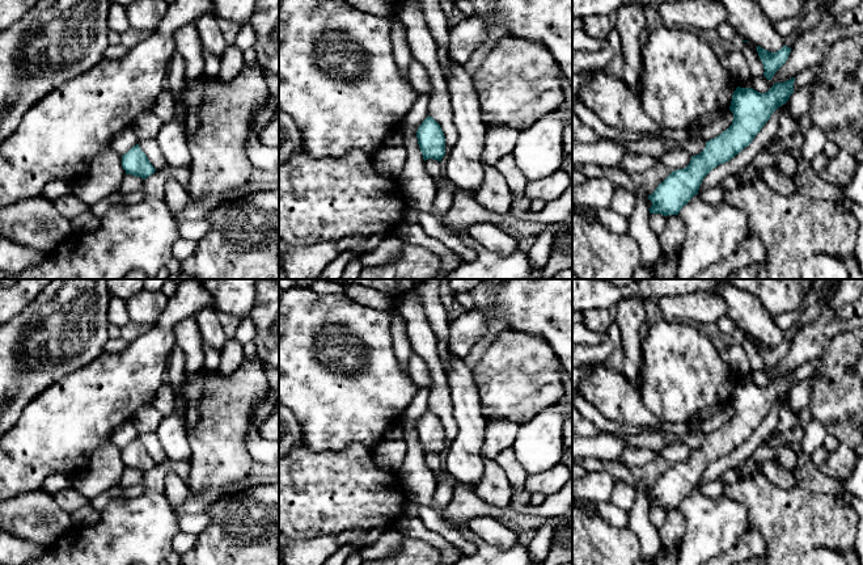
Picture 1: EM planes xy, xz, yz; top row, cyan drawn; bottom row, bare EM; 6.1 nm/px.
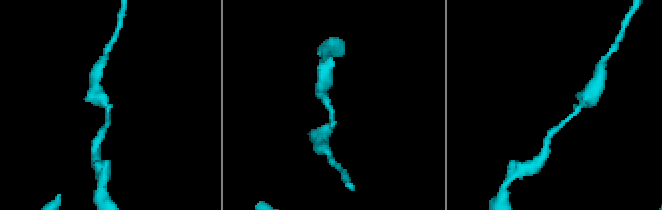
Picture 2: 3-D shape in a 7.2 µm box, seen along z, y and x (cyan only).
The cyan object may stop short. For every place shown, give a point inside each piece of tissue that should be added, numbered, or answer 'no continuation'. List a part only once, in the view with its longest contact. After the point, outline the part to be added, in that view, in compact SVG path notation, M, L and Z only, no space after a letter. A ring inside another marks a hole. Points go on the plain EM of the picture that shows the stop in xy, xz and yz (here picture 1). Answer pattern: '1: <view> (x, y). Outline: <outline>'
no continuation

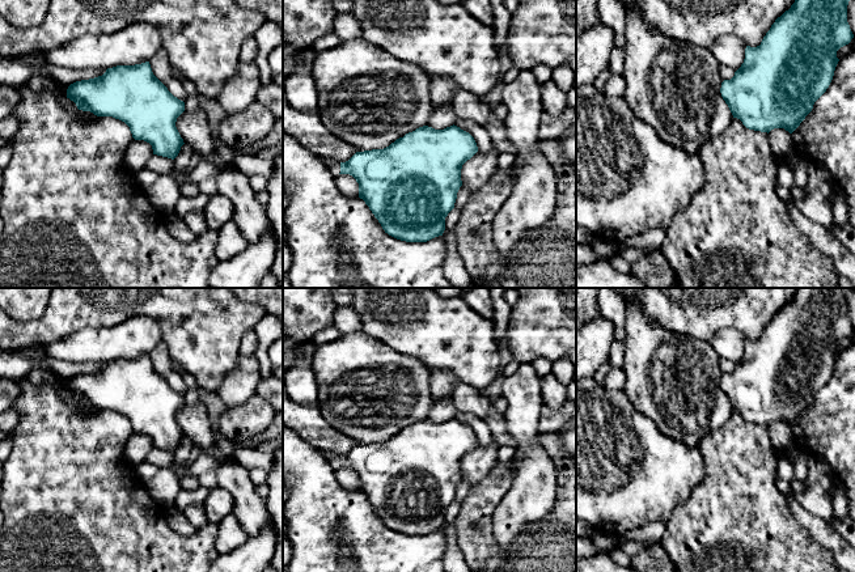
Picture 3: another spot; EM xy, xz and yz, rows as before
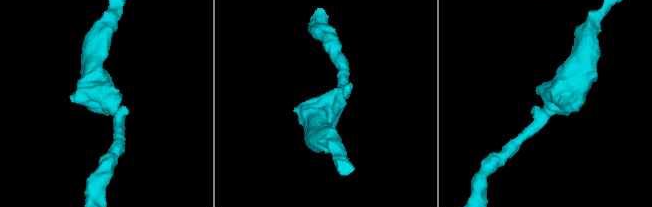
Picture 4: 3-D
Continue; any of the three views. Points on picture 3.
1: xz (334, 460). Outline: M322 452L323 458L330 463L333 469L339 469L340 456L329 452Z

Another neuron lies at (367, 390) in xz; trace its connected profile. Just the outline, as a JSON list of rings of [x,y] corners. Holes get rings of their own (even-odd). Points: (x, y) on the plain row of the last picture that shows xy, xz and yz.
[[[361,330],[317,346],[312,369],[318,386],[317,407],[321,414],[330,425],[359,445],[389,440],[426,419],[433,406],[429,369],[419,359],[399,353]]]

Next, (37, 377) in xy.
[[[35,369],[31,370],[26,378],[33,385],[51,384],[56,389],[56,393],[60,395],[62,401],[69,404],[80,415],[90,415],[97,411],[97,408],[90,404],[79,403],[76,397],[67,390],[68,381],[52,372]]]

